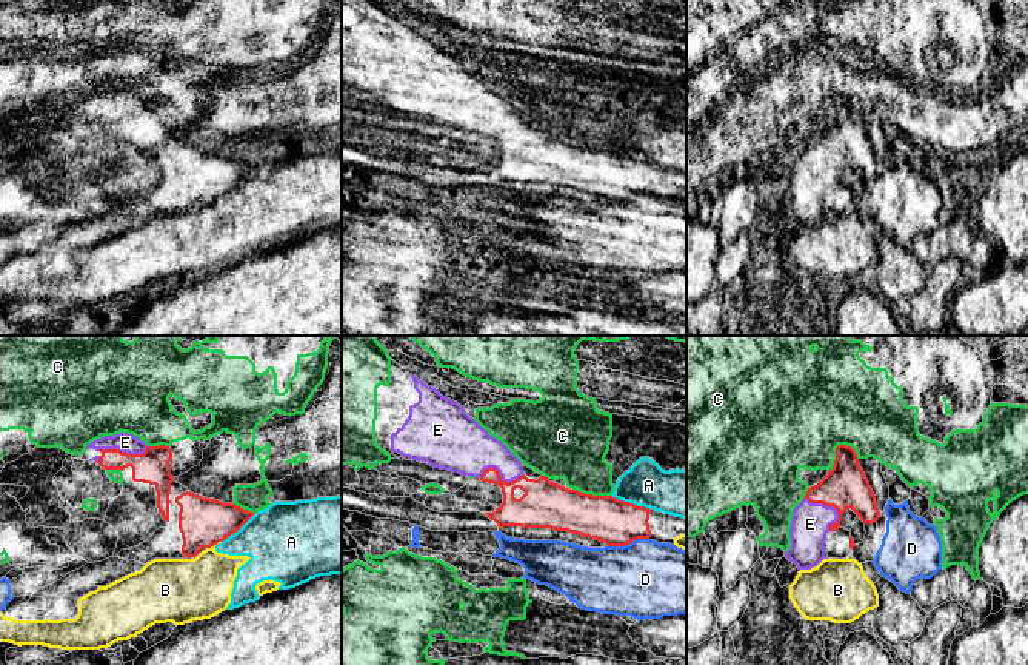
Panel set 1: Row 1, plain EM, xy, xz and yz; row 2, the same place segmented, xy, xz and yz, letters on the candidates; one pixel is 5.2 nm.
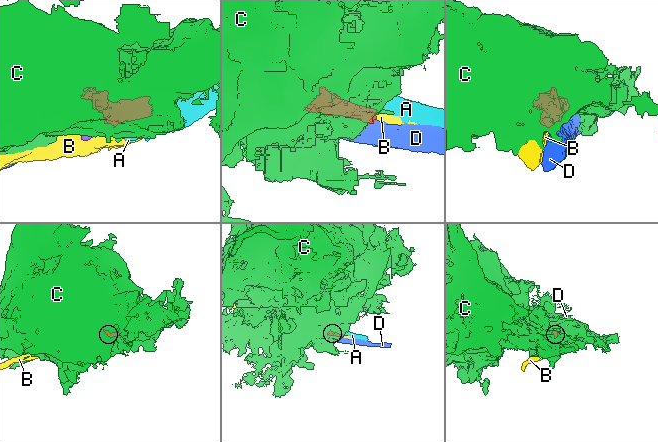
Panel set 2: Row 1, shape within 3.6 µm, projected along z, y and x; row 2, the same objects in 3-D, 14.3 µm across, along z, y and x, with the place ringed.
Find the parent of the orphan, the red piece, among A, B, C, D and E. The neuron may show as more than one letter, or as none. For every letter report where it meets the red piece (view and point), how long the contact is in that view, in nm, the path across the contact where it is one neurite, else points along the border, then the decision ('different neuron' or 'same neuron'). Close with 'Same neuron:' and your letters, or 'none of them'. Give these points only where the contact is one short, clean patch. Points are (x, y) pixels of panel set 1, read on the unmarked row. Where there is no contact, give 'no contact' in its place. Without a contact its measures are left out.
A: xz (631, 159) | 220 nm | along xz (611, 150), (650, 165) | different neuron
B: xy (213, 200) | 90 nm | different neuron
C: yz (836, 105) | 190 nm | different neuron
D: xz (628, 199) | 220 nm | along xz (648, 193), (608, 202) | different neuron
E: yz (830, 160) | 220 nm | same neuron
Same neuron: E

